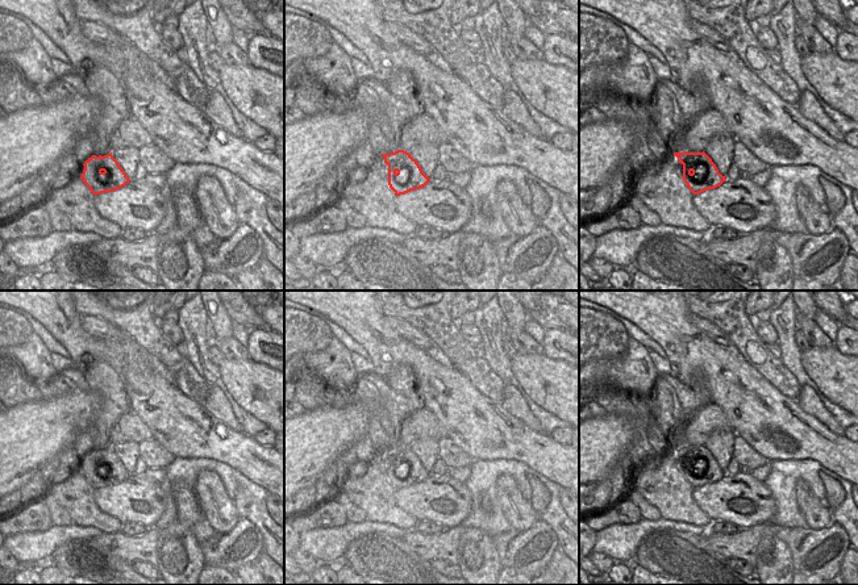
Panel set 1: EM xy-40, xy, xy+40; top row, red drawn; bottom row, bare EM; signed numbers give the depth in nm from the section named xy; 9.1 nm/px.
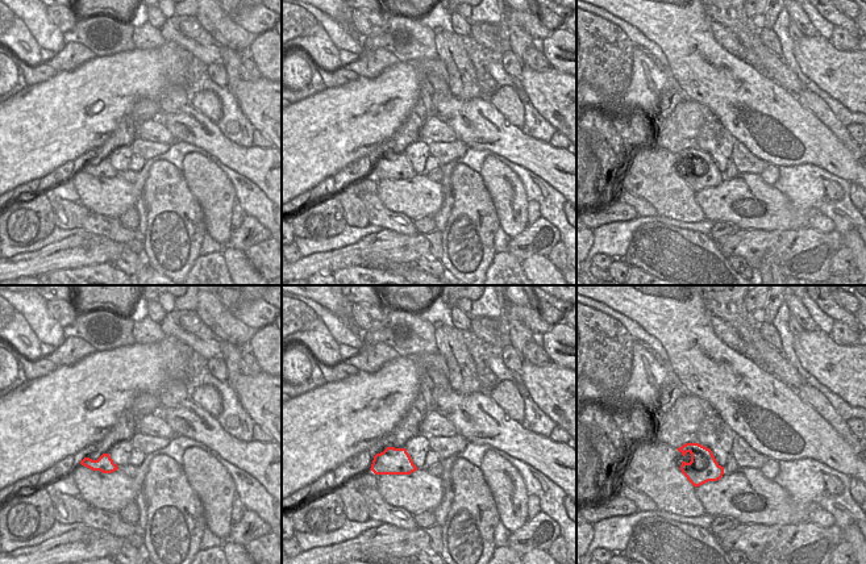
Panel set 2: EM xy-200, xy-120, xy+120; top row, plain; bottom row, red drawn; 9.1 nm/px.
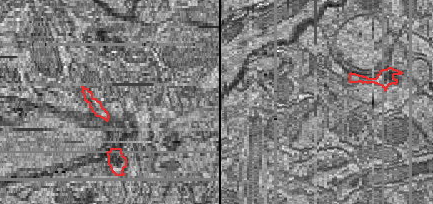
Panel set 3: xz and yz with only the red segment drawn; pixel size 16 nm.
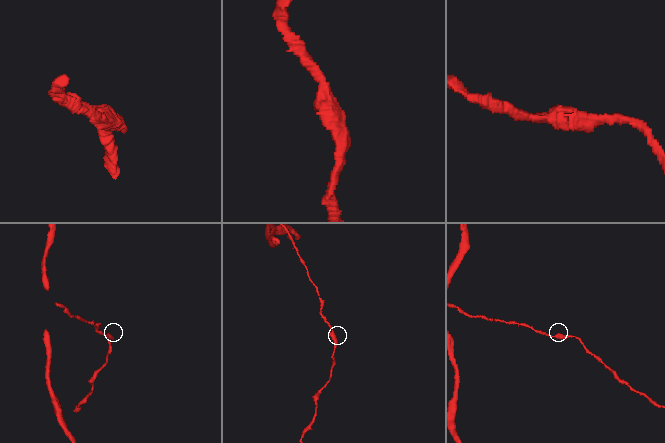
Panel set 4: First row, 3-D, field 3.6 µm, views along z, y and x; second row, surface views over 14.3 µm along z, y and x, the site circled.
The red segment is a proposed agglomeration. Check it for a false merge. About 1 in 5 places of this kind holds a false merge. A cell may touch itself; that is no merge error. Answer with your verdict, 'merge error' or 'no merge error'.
no merge error

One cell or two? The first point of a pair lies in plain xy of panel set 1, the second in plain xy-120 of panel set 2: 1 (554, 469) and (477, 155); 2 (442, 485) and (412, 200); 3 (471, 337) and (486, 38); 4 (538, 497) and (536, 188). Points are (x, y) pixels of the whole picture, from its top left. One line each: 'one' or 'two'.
1: two
2: one
3: two
4: two

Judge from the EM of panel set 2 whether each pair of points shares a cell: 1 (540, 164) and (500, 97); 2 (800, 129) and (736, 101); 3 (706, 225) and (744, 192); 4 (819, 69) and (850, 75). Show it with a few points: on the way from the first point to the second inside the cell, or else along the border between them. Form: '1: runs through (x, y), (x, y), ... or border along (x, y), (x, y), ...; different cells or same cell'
1: border along (494, 107), (511, 124), (519, 128); different cells
2: runs through (785, 128), (777, 128), (762, 113), (752, 108); same cell
3: border along (706, 218), (712, 222); different cells
4: runs through (827, 67), (832, 67), (842, 74); same cell

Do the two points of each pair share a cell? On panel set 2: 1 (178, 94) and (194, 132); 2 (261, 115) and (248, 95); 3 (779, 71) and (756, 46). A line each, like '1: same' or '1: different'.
1: different
2: same
3: same

